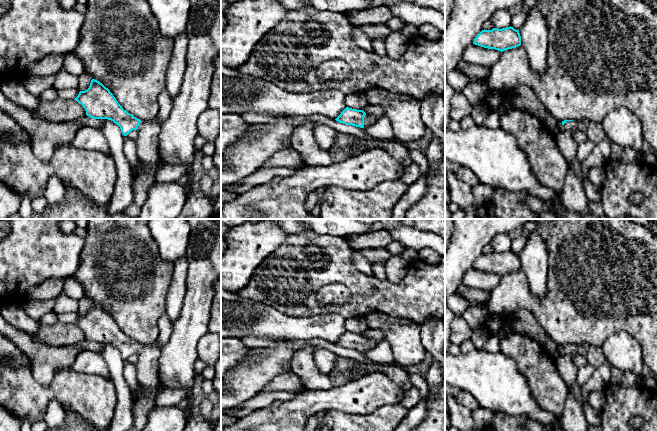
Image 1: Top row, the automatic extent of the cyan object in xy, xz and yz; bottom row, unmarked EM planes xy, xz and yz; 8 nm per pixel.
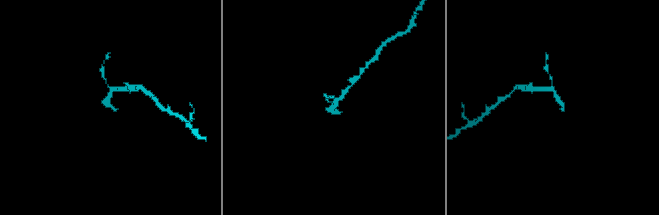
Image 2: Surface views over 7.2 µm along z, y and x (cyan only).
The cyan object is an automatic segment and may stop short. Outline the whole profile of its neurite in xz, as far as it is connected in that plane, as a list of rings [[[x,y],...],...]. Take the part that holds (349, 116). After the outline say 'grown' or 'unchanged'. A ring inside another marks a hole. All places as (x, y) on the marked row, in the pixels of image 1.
[[[346,107],[335,120],[345,125],[366,128],[374,125],[379,118],[376,115],[366,114],[363,110]]] | grown

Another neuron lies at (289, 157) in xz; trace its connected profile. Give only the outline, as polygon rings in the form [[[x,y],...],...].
[[[290,146],[273,154],[262,167],[298,168],[304,165],[299,153]]]

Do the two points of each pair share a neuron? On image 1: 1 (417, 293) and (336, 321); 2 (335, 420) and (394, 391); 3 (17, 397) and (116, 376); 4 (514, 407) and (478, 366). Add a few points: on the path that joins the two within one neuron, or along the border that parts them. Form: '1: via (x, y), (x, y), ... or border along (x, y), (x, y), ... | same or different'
1: border along (320, 313), (339, 313), (345, 319) | different
2: border along (326, 410), (338, 409), (355, 414), (372, 412) | different
3: border along (110, 378), (115, 388), (116, 401) | different
4: via (509, 397), (488, 376) | same

